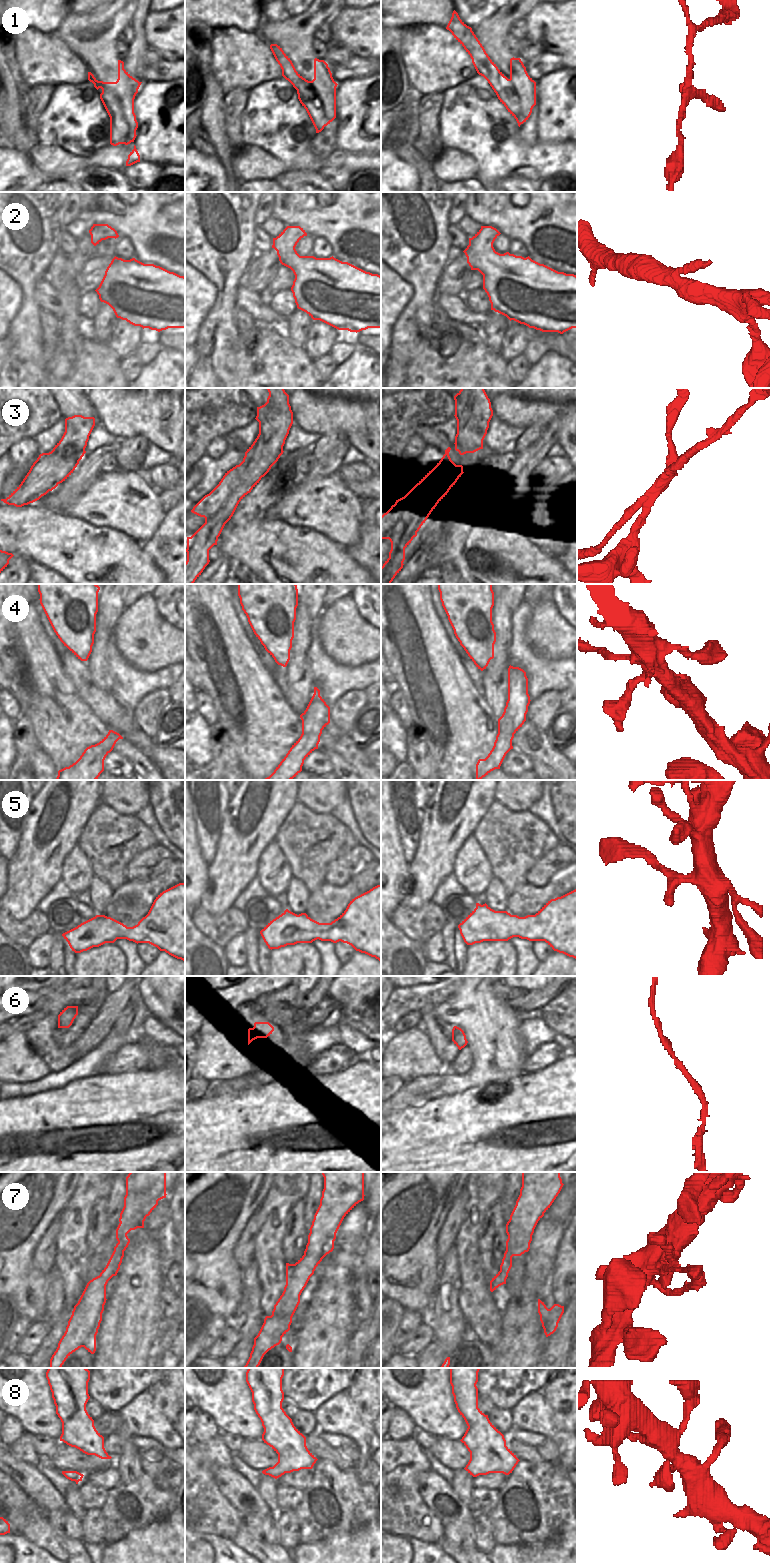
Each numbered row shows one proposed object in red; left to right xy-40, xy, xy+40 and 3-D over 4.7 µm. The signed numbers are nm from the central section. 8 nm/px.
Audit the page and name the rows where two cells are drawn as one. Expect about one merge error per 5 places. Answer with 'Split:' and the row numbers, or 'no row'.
Split: 1, 3

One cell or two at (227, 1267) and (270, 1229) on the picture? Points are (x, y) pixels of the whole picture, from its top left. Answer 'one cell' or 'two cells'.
two cells

